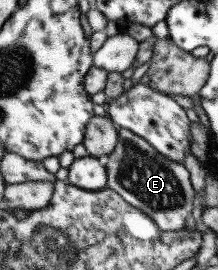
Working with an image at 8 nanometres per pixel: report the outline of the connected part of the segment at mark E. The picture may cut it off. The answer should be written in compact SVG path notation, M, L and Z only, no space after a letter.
M117 127L117 135L115 147L107 154L106 187L117 192L130 206L147 214L158 228L164 231L185 229L184 221L191 216L193 191L184 165L168 160L129 130Z

